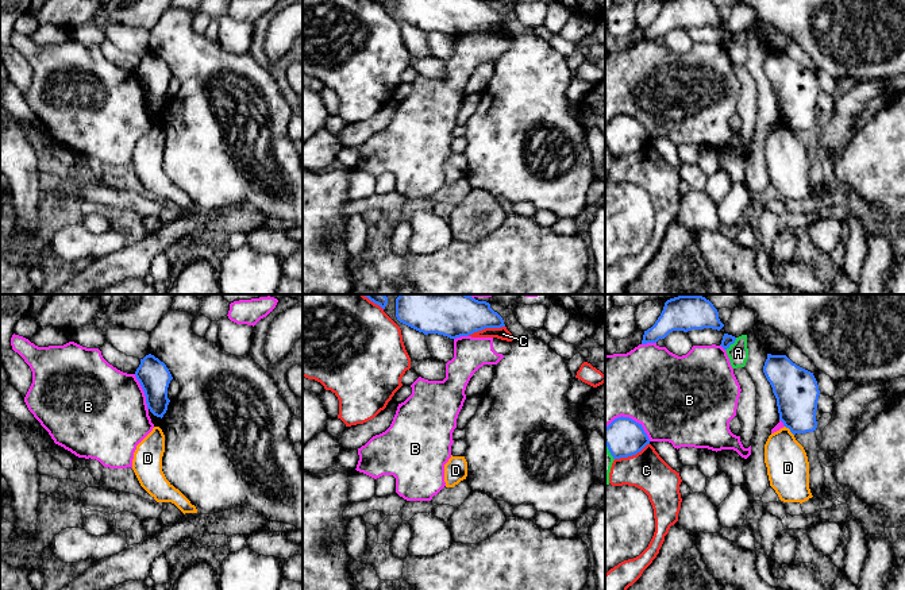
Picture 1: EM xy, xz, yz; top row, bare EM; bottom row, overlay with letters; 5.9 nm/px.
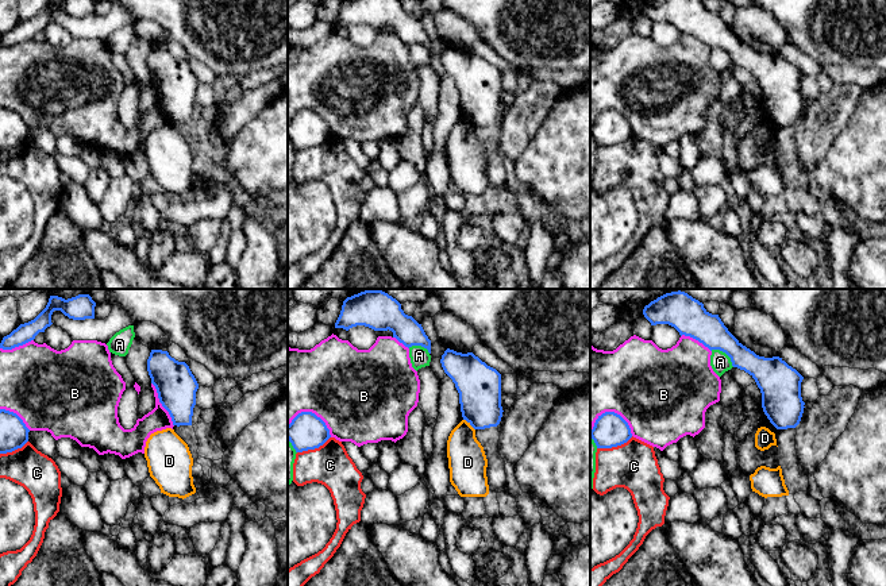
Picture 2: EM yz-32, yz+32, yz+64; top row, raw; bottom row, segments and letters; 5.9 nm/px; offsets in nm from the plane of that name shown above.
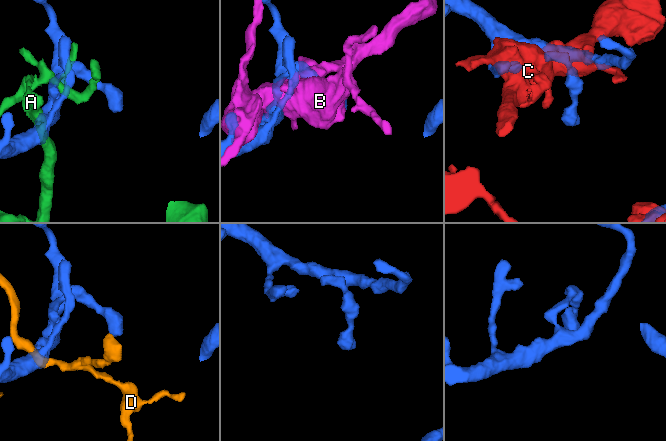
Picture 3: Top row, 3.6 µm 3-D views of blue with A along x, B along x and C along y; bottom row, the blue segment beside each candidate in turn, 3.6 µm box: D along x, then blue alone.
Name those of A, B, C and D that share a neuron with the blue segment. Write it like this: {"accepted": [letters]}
{"accepted": []}

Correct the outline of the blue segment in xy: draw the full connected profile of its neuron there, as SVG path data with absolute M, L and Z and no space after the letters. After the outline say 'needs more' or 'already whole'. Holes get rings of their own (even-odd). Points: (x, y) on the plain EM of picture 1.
M149 51L140 57L135 74L145 89L147 107L162 116L170 100L167 85L173 74L169 66L158 55Z | already whole

